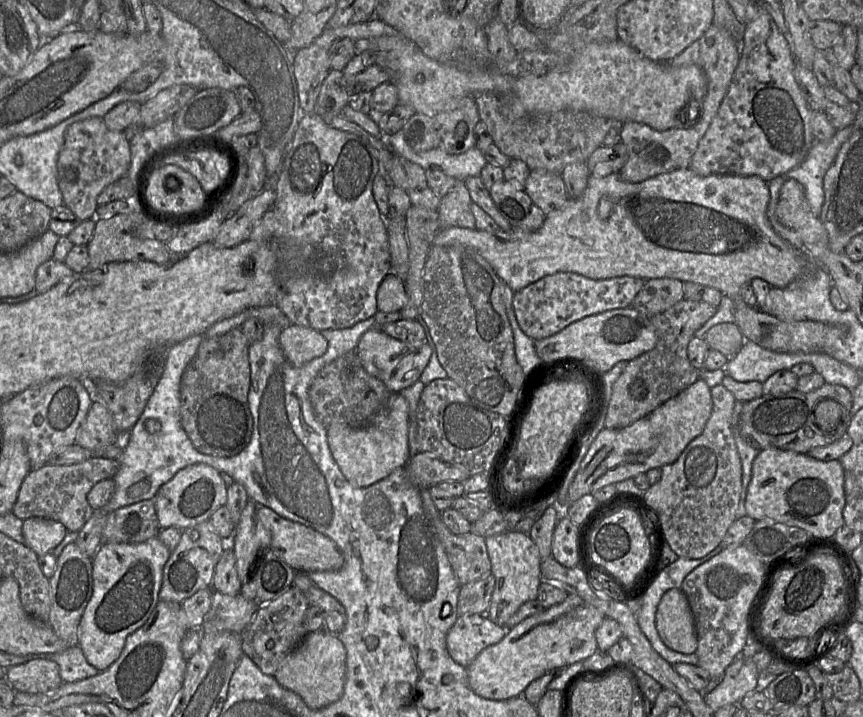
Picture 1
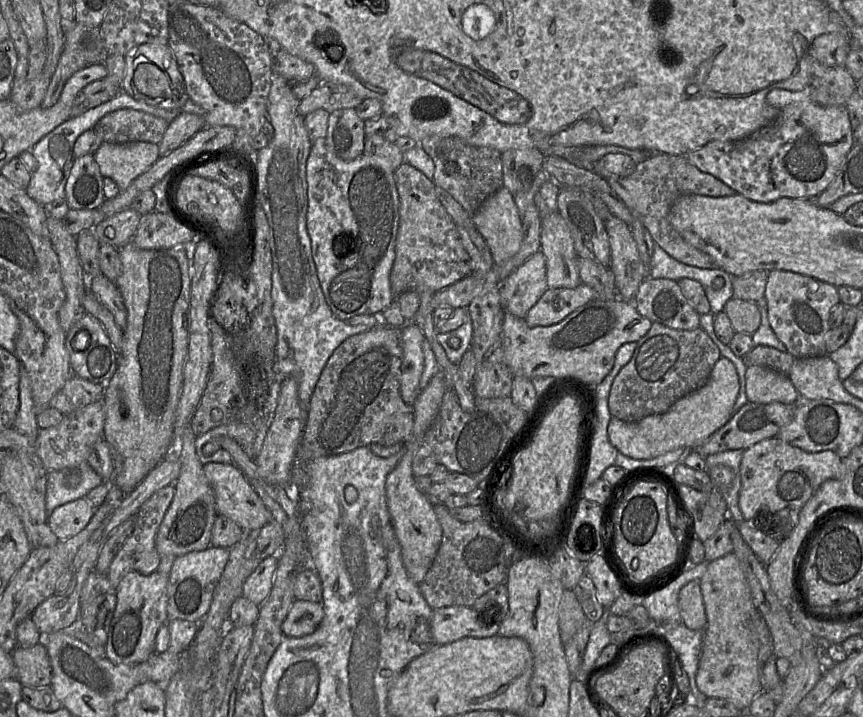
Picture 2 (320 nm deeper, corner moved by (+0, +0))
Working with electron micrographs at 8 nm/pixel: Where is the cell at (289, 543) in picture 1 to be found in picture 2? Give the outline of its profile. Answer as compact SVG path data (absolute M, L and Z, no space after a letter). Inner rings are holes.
M210 462L202 464L202 468L212 487L218 515L228 517L237 523L244 532L260 530L272 521L271 511L259 498L248 479L237 466Z

